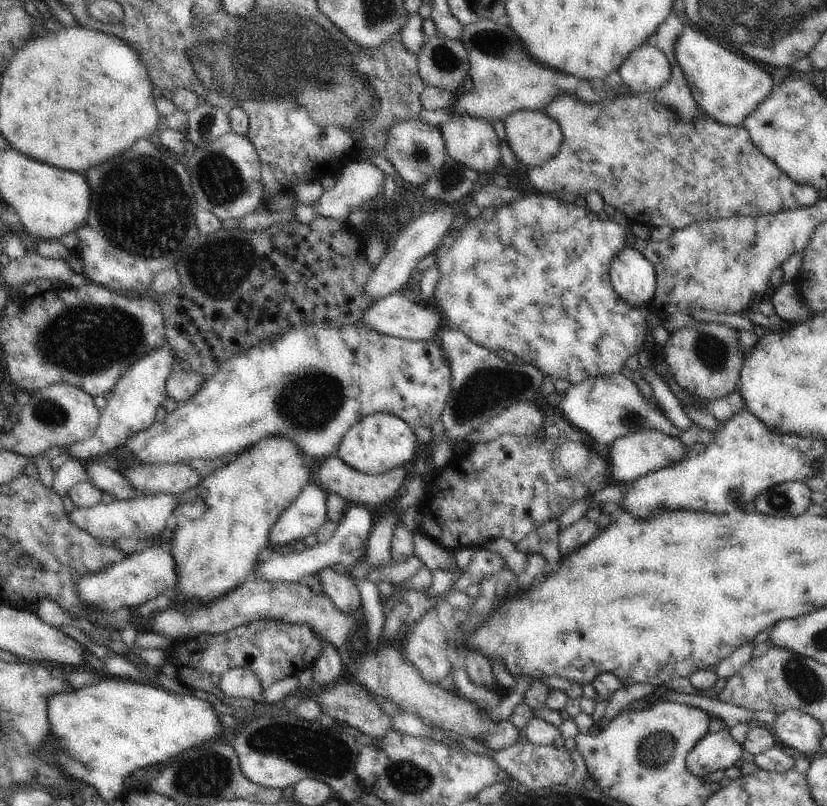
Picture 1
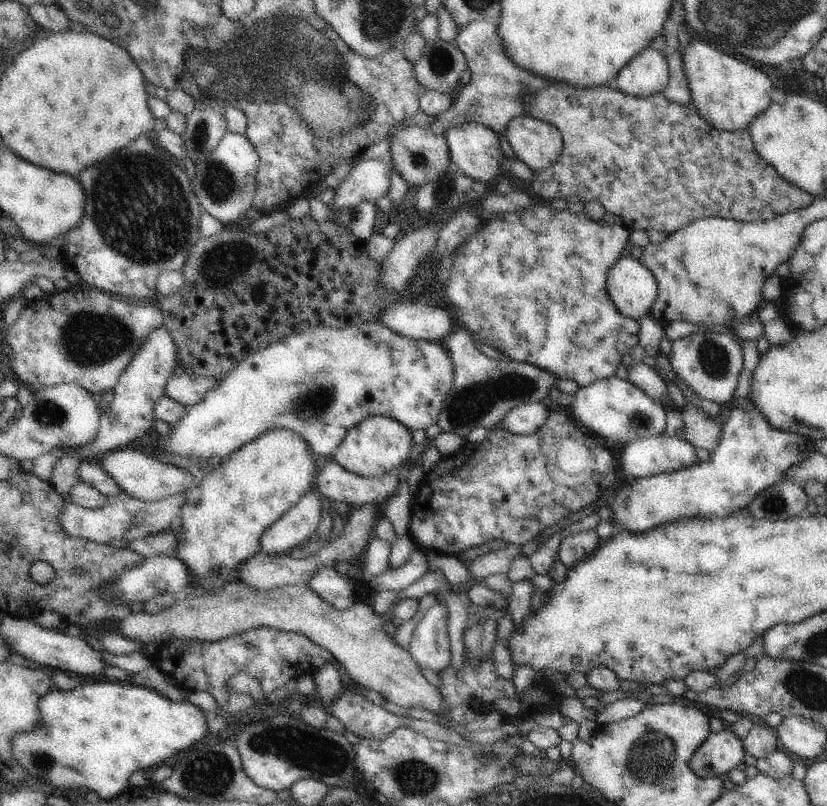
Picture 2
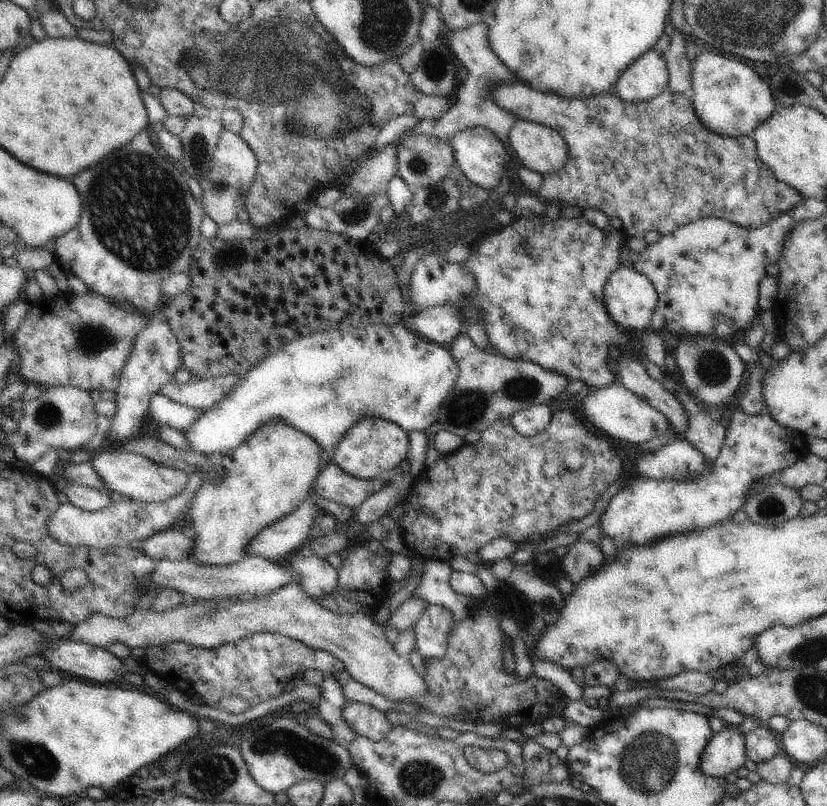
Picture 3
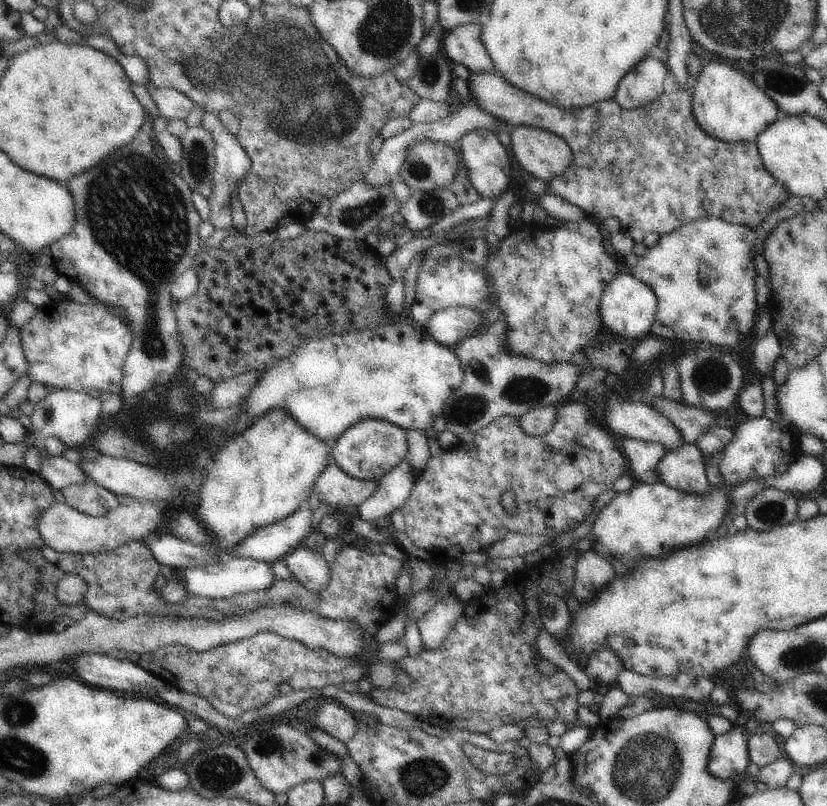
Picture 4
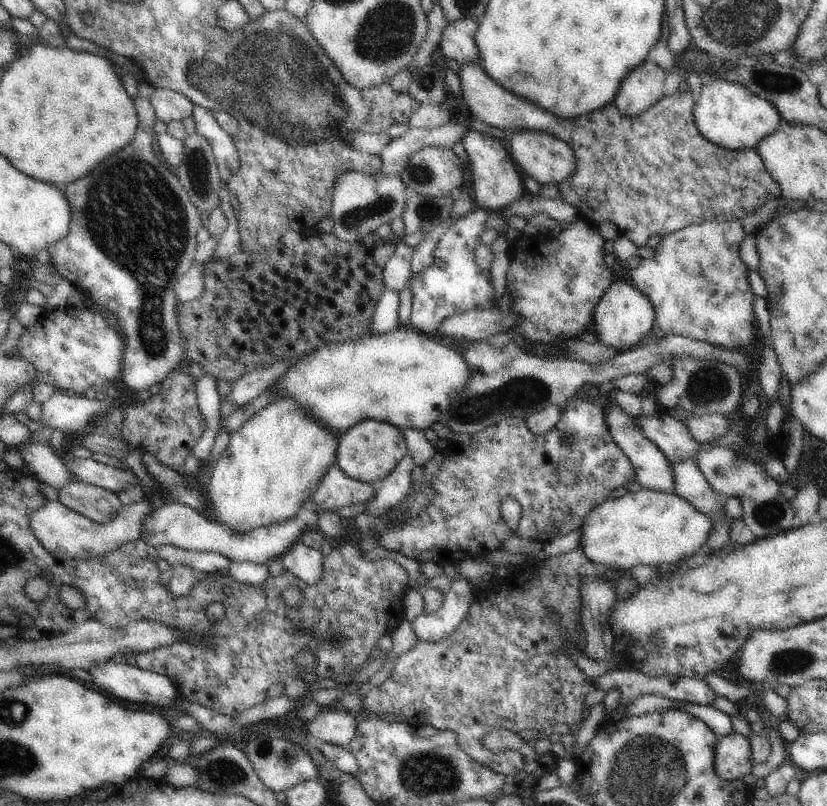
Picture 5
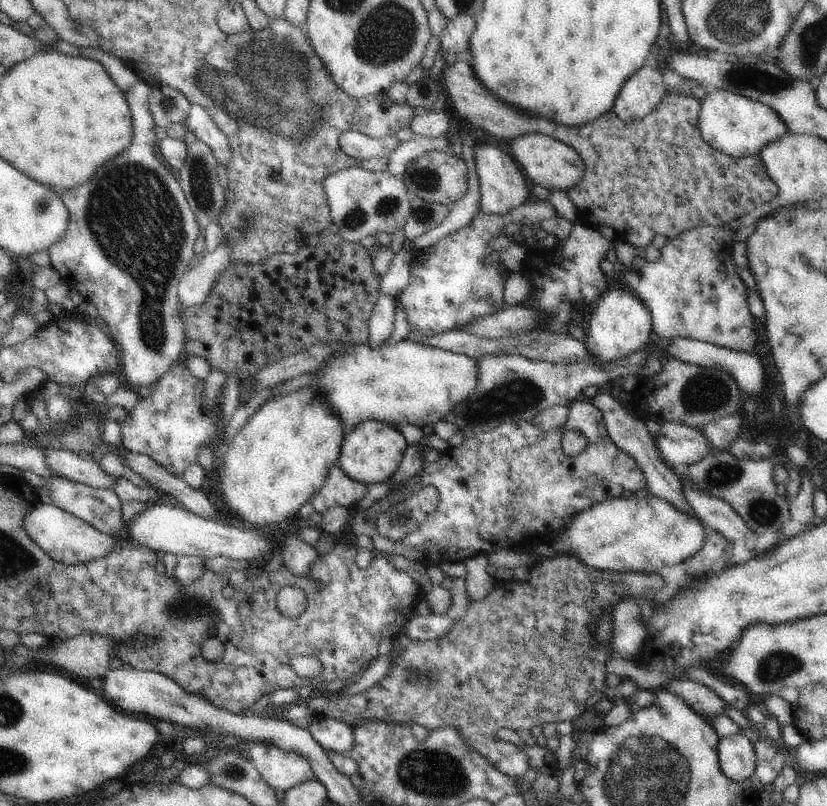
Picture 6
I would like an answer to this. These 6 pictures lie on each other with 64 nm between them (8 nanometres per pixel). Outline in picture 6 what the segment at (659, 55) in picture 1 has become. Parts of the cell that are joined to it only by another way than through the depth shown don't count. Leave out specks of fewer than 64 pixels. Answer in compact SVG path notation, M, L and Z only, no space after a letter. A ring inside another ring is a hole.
M644 65L622 86L612 110L622 122L644 120L656 110L668 91L662 81L661 68Z

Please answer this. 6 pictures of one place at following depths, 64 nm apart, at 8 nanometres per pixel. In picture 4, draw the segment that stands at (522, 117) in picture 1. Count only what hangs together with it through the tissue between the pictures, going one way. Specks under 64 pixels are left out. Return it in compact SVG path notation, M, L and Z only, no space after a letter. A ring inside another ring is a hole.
M517 126L509 132L516 160L534 178L549 183L570 168L571 148L557 134L531 126Z

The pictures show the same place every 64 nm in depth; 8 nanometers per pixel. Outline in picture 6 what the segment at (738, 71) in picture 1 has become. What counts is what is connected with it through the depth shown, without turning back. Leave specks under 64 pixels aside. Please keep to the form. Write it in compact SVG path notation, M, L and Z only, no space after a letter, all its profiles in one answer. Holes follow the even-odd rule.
M714 90L700 103L697 124L700 126L704 142L732 158L758 156L764 150L764 146L780 140L789 131L785 122L766 104L760 104L726 90Z

